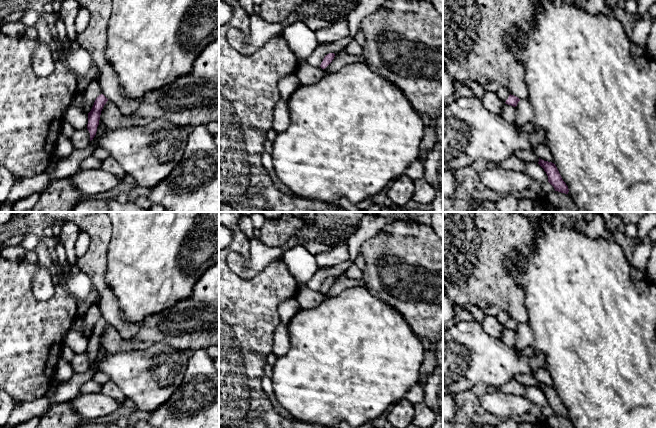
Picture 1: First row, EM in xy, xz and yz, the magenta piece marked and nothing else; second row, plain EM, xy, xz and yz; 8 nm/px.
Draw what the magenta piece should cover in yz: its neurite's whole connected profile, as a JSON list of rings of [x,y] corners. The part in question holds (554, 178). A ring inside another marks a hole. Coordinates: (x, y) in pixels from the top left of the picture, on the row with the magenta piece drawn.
[[[539,158],[538,164],[544,169],[548,176],[548,182],[554,187],[555,191],[568,194],[569,189],[563,181],[556,165],[552,162],[544,161]]]

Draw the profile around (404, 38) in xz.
[[[386,0],[377,11],[367,16],[360,24],[359,28],[365,35],[365,45],[363,46],[362,58],[369,68],[395,84],[407,97],[412,107],[420,114],[427,115],[434,125],[437,122],[437,115],[443,113],[443,15],[439,14],[430,1],[425,0]]]

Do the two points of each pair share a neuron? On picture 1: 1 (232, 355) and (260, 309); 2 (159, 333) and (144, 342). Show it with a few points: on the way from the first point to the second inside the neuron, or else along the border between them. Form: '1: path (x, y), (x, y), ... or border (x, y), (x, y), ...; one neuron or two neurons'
1: path (232, 344), (232, 337), (249, 320); one neuron
2: path (155, 333), (148, 338); one neuron

